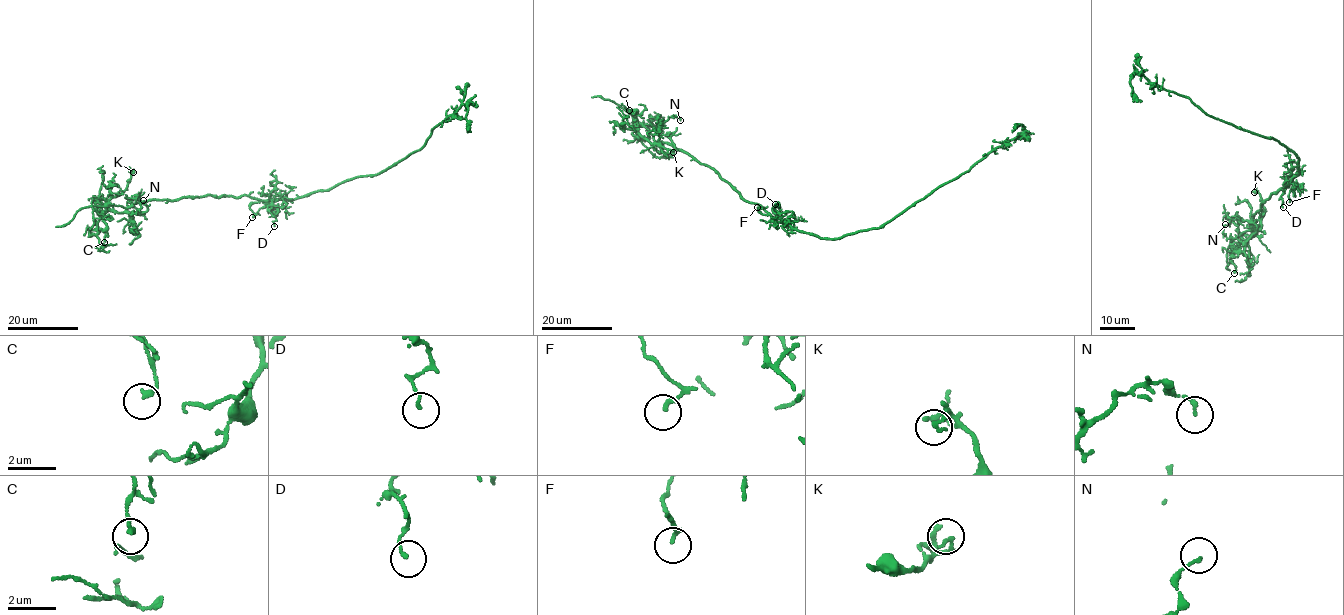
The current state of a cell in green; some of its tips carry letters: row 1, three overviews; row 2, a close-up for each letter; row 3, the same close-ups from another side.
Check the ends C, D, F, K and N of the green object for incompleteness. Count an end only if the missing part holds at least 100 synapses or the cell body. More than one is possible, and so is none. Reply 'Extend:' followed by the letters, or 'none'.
Extend: none

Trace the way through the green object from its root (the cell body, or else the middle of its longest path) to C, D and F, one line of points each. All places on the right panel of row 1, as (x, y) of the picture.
C: (1298, 164), (1299, 174), (1293, 181), (1264, 201), (1251, 221), (1252, 229), (1242, 233), (1230, 257), (1234, 273)
D: (1298, 164), (1299, 174), (1293, 177), (1280, 196), (1283, 207)
F: (1298, 164), (1299, 174), (1292, 179), (1293, 185), (1288, 196), (1289, 202)

